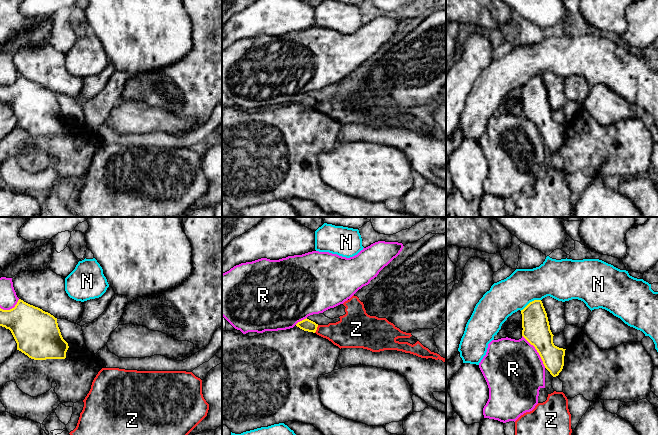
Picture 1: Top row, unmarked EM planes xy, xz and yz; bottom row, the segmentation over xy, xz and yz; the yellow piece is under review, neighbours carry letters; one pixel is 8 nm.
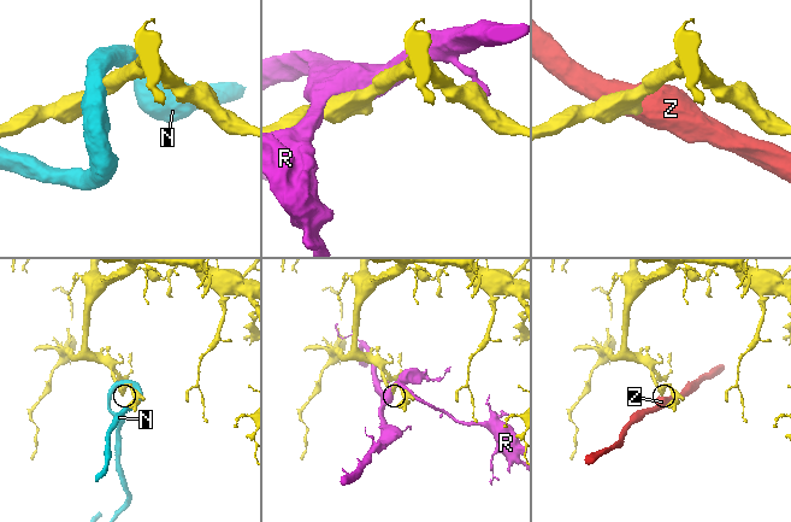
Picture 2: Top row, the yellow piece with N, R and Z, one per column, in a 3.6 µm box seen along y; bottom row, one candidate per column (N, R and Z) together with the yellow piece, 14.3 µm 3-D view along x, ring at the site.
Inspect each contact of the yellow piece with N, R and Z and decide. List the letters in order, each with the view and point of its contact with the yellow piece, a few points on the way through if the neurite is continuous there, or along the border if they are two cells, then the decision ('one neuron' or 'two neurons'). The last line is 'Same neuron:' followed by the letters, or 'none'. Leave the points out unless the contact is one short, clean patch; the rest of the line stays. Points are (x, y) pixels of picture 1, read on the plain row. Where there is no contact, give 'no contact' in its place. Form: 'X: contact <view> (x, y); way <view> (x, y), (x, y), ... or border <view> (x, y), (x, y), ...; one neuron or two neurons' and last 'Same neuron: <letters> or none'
N: contact yz (530, 78); two neurons
R: contact yz (537, 127); two neurons
Z: contact xz (316, 105); border xz (318, 101), (314, 108); two neurons
Same neuron: none

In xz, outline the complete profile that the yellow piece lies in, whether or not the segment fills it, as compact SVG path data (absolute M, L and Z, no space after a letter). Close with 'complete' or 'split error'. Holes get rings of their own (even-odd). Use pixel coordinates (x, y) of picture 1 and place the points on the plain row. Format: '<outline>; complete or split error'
M306 94L306 95L298 98L296 100L296 102L299 103L300 105L304 106L304 107L315 109L317 106L318 100L316 100L315 98Z; complete

